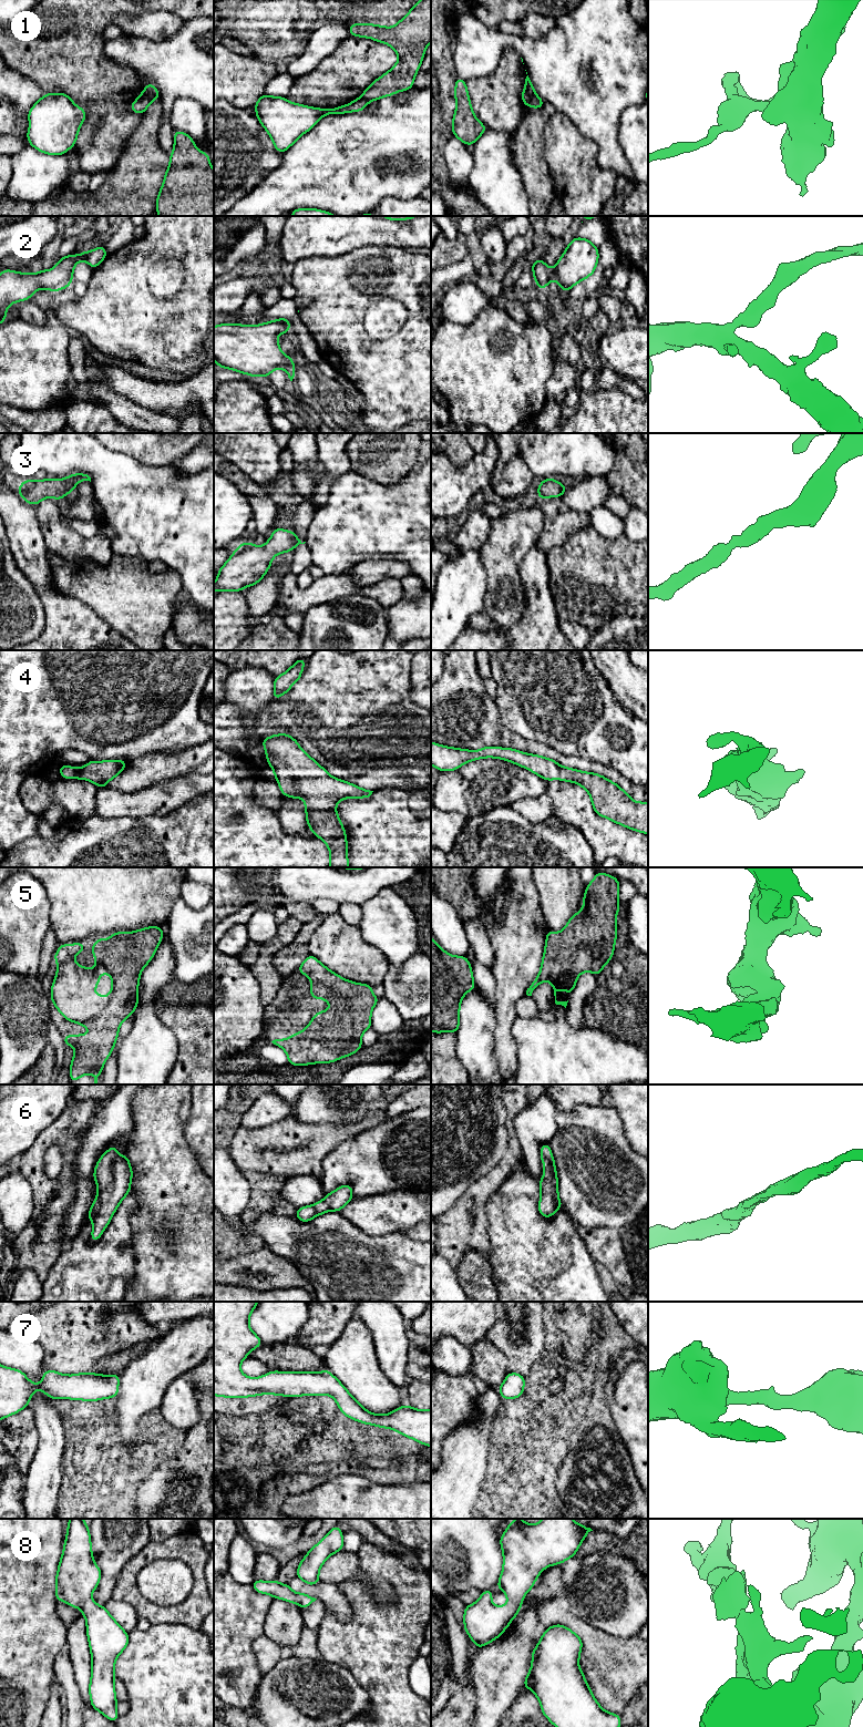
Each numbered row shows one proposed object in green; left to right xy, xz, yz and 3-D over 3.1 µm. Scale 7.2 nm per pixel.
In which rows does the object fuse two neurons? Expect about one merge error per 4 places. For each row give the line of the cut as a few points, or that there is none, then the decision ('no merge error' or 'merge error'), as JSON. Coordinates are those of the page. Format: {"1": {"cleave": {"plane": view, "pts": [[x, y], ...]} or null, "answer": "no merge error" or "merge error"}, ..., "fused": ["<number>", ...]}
{"1": {"cleave": {"plane": "yz", "pts": [[534, 92], [526, 105]]}, "answer": "merge error"}, "2": {"cleave": null, "answer": "no merge error"}, "3": {"cleave": null, "answer": "no merge error"}, "4": {"cleave": null, "answer": "no merge error"}, "5": {"cleave": null, "answer": "no merge error"}, "6": {"cleave": null, "answer": "no merge error"}, "7": {"cleave": null, "answer": "no merge error"}, "8": {"cleave": null, "answer": "no merge error"}, "fused": ["1"]}

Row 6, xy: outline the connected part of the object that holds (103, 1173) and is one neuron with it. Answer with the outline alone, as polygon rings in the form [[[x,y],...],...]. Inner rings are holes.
[[[116,1145],[99,1159],[93,1174],[97,1194],[88,1213],[88,1219],[93,1222],[92,1242],[100,1240],[120,1203],[130,1193],[132,1176],[127,1153],[119,1157]]]

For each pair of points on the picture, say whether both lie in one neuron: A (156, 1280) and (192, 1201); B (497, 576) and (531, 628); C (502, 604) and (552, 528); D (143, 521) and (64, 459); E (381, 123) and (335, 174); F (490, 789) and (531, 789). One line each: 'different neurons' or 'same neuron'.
A: same neuron
B: different neurons
C: different neurons
D: same neuron
E: same neuron
F: same neuron

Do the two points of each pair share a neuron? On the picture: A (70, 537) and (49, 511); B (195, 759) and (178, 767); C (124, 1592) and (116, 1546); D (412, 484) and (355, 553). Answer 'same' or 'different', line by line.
A: same
B: same
C: different
D: same

